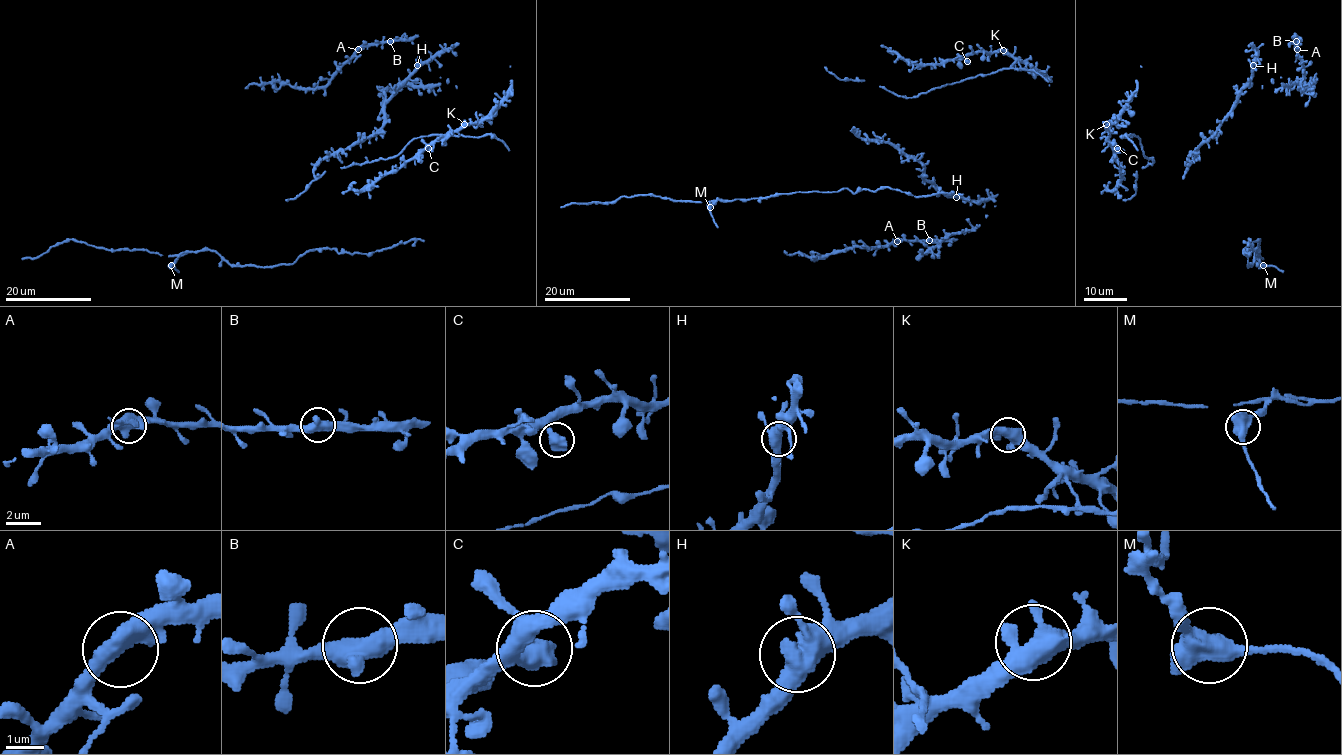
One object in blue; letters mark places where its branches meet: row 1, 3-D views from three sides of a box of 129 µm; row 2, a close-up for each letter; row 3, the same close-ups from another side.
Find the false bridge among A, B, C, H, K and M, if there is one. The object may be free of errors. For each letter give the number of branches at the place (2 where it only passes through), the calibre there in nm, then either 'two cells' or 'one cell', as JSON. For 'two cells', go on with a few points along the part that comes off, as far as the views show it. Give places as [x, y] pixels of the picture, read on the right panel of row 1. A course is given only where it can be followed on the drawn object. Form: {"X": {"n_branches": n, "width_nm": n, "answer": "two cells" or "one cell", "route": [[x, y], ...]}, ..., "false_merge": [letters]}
{"A": {"n_branches": 2, "width_nm": 550, "answer": "one cell"}, "B": {"n_branches": 2, "width_nm": 550, "answer": "one cell"}, "C": {"n_branches": 1, "width_nm": 650, "answer": "one cell"}, "H": {"n_branches": 3, "width_nm": 440, "answer": "one cell"}, "K": {"n_branches": 3, "width_nm": 460, "answer": "one cell"}, "M": {"n_branches": 2, "width_nm": 600, "answer": "two cells", "route": [[1262, 265], [1273, 265], [1283, 272]]}, "false_merge": ["M"]}

